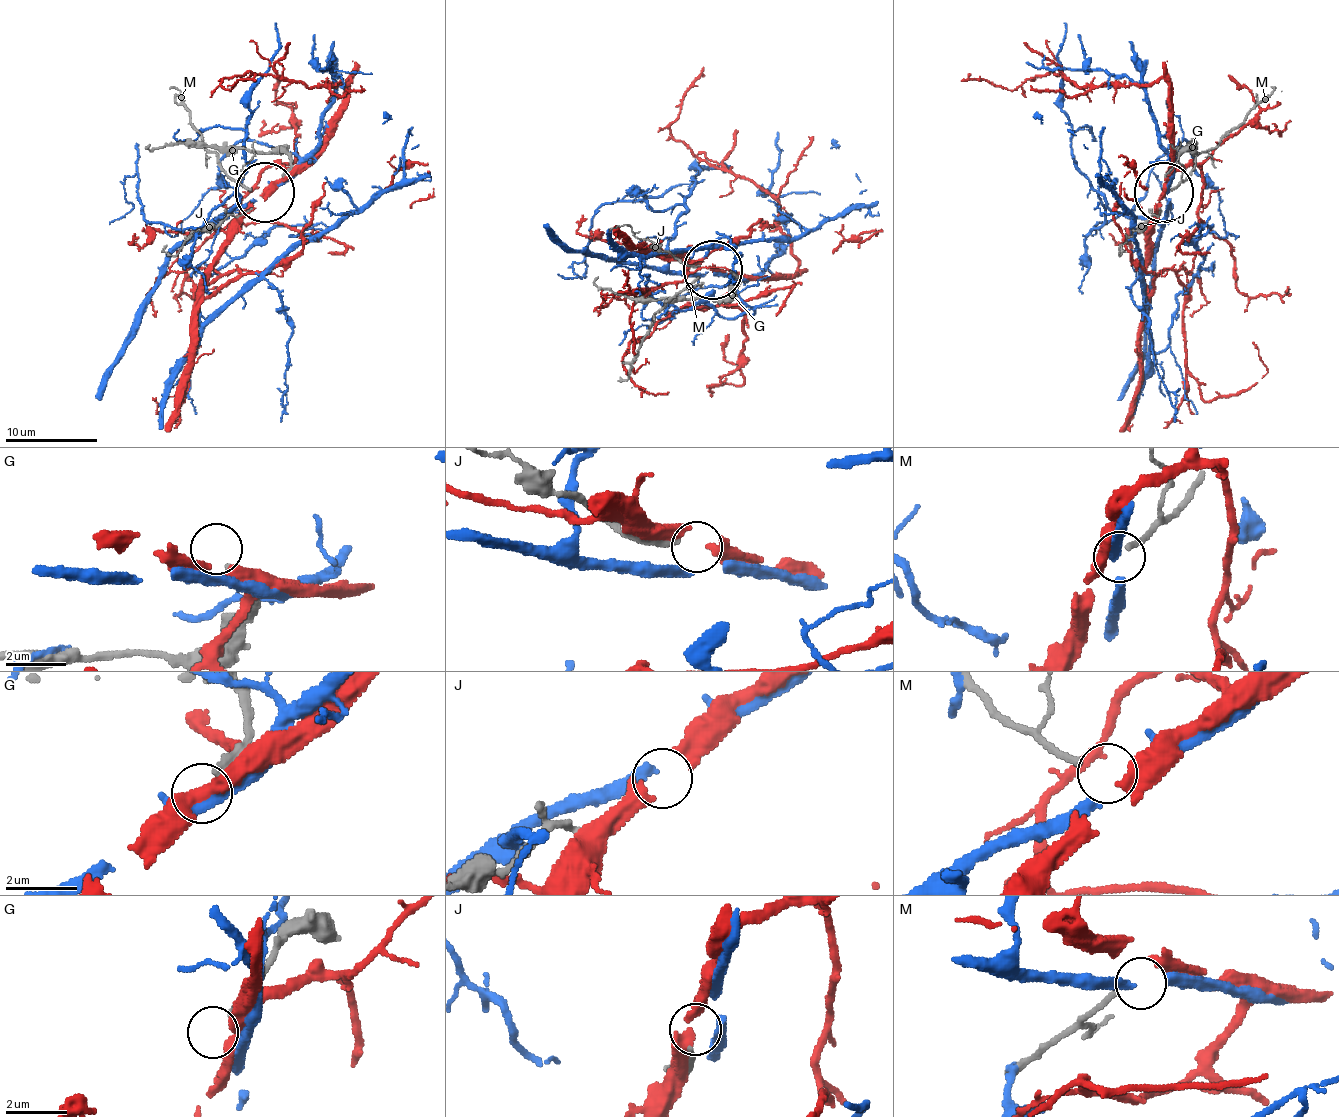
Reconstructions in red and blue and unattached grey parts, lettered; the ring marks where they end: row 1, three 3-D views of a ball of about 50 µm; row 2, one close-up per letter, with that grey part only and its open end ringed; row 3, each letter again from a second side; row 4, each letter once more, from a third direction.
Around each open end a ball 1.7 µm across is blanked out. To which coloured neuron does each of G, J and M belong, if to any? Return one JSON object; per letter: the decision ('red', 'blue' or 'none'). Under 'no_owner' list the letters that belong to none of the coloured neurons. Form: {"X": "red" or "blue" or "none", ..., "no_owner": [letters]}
{"G": "none", "J": "none", "M": "red", "no_owner": ["G", "J"]}

